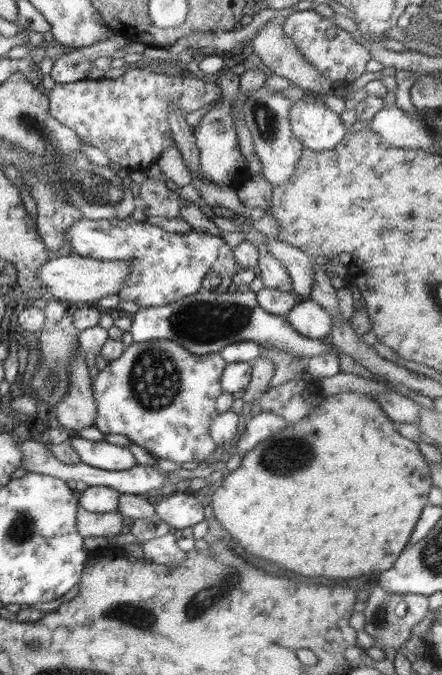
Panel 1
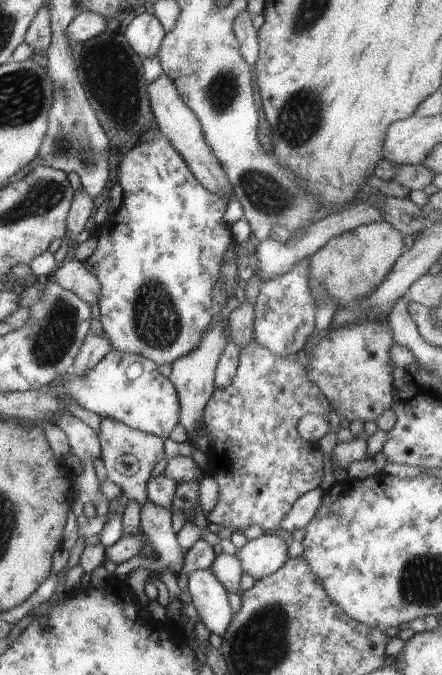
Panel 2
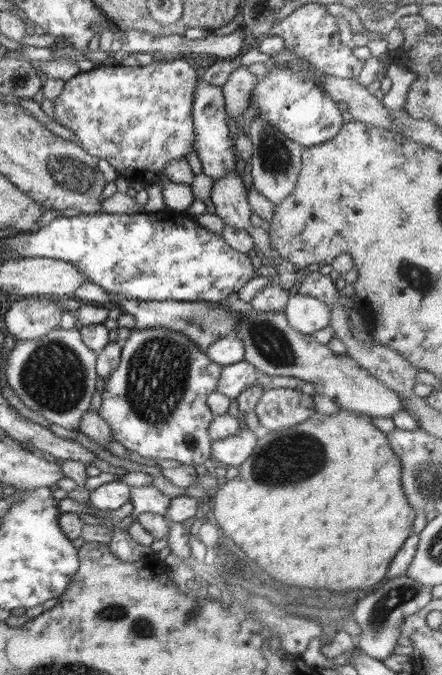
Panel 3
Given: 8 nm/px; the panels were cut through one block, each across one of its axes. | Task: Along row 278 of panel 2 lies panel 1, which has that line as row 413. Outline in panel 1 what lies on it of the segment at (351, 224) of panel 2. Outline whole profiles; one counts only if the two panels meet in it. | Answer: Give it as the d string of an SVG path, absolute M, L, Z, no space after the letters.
M261 412L258 416L250 417L246 429L242 430L240 440L238 440L238 455L244 457L261 441L265 441L266 438L270 438L270 436L273 436L276 432L281 432L288 426L290 425L282 417L268 412Z

